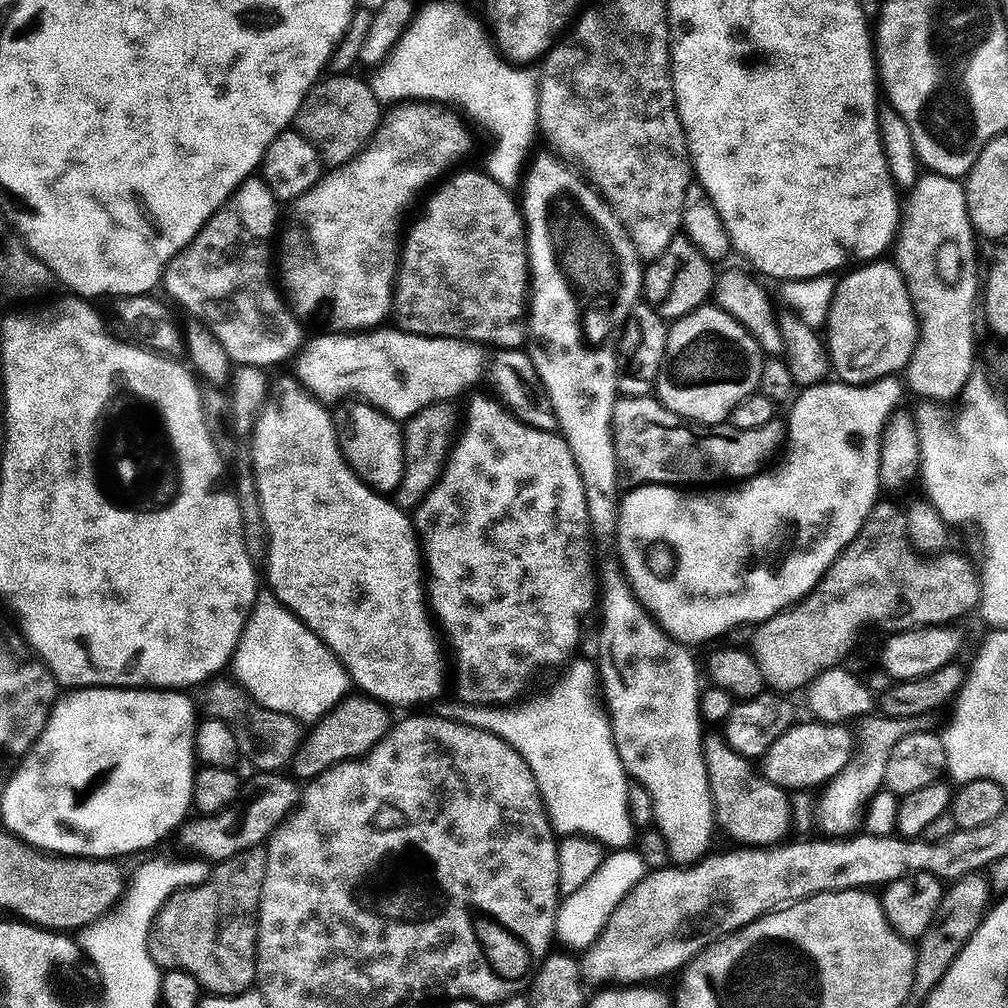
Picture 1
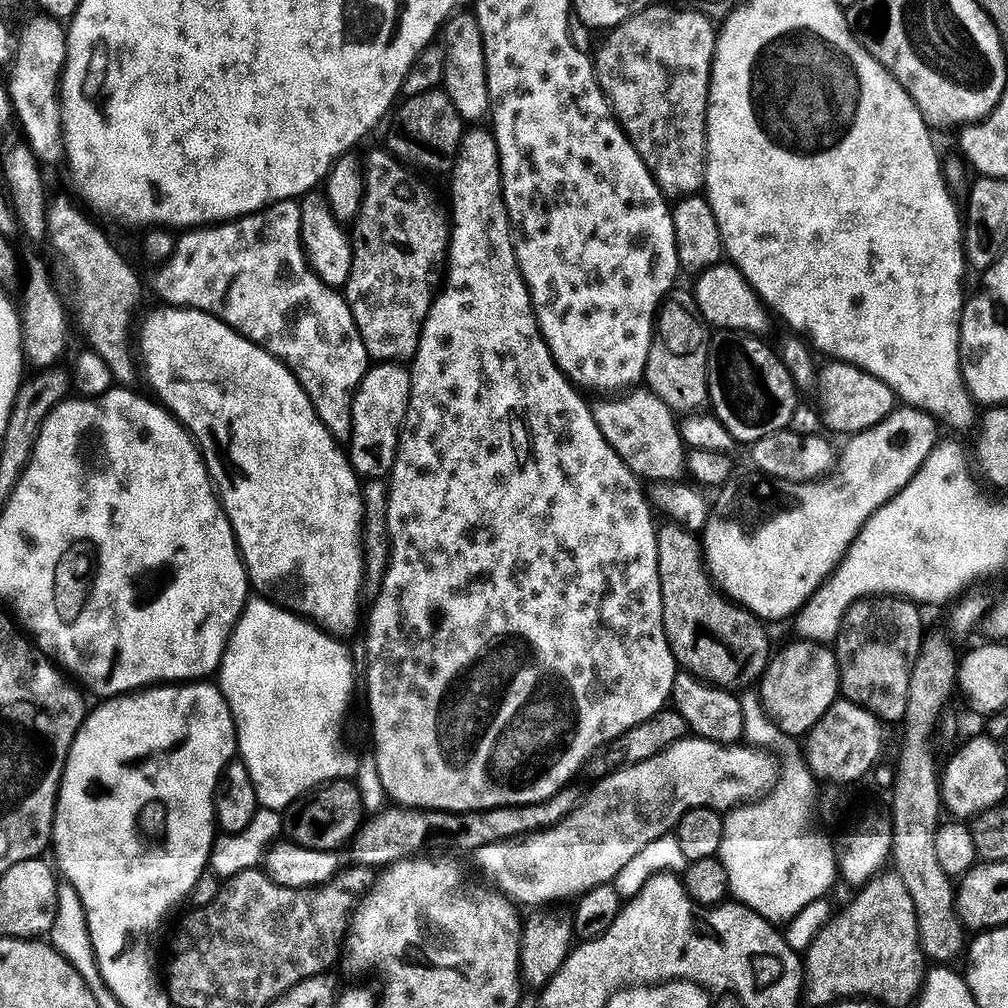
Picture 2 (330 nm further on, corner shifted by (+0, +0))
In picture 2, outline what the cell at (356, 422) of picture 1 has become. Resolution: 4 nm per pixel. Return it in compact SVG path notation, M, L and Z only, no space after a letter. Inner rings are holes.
M377 363L369 367L353 398L353 428L350 441L350 463L357 476L365 481L384 480L391 477L396 464L396 452L400 448L400 434L408 413L408 399L412 389L412 373L399 363Z

